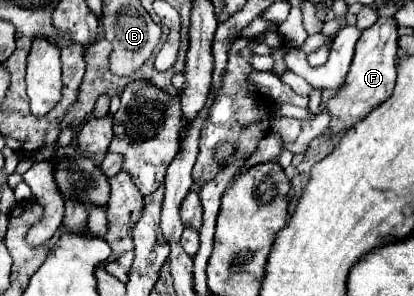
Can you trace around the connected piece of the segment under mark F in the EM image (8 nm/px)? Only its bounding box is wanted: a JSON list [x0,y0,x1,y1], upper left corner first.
[322,18,398,138]

